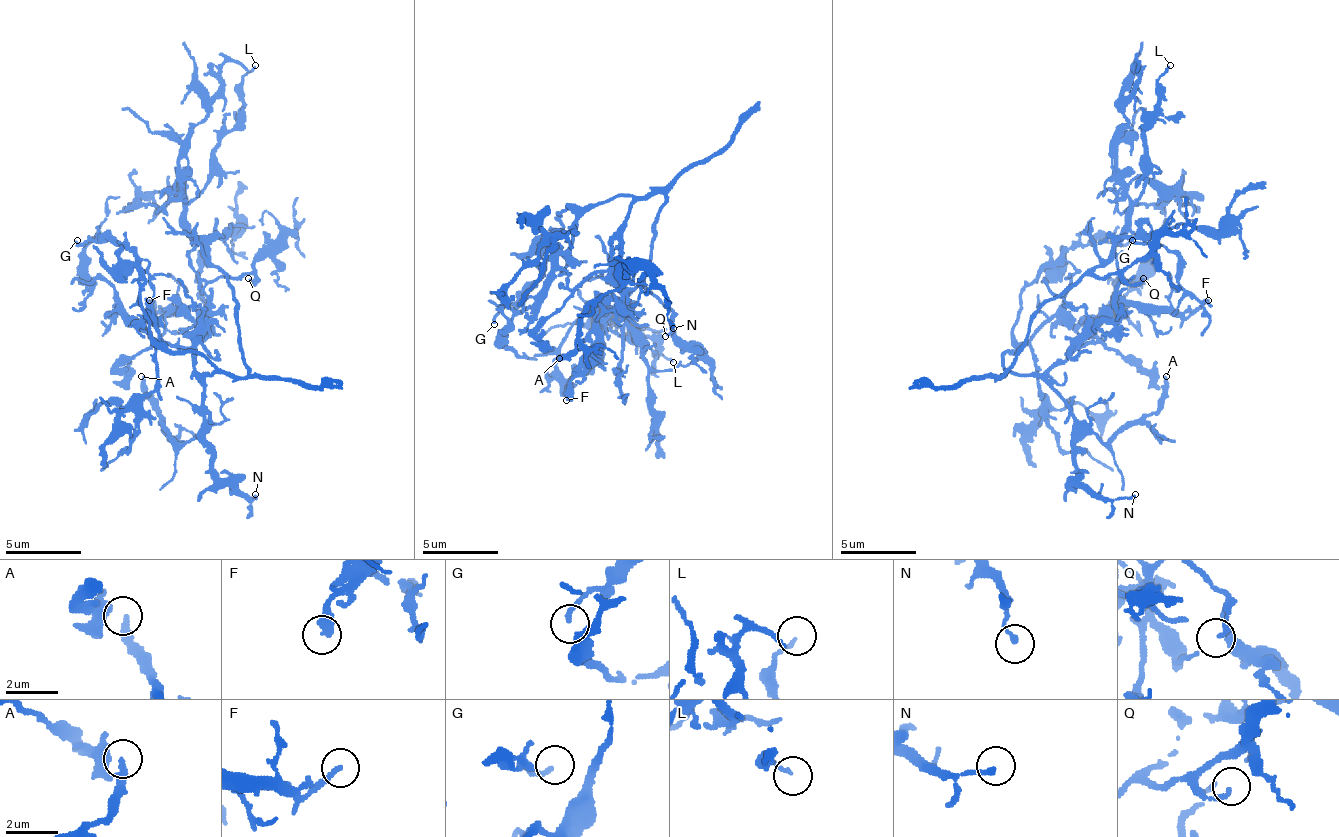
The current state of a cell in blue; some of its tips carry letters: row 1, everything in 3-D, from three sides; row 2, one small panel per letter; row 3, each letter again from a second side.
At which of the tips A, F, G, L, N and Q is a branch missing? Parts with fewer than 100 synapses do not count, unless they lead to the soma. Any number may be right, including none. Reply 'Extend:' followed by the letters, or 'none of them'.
Extend: none of them

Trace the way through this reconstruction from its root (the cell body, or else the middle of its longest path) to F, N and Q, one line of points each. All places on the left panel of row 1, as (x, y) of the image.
F: (198, 323), (179, 304), (172, 312), (160, 312), (149, 300)
N: (198, 323), (195, 376), (202, 384), (210, 468), (248, 502), (255, 494)
Q: (198, 323), (206, 316), (206, 293), (191, 262), (198, 247), (233, 278), (252, 274), (255, 285), (248, 278)

